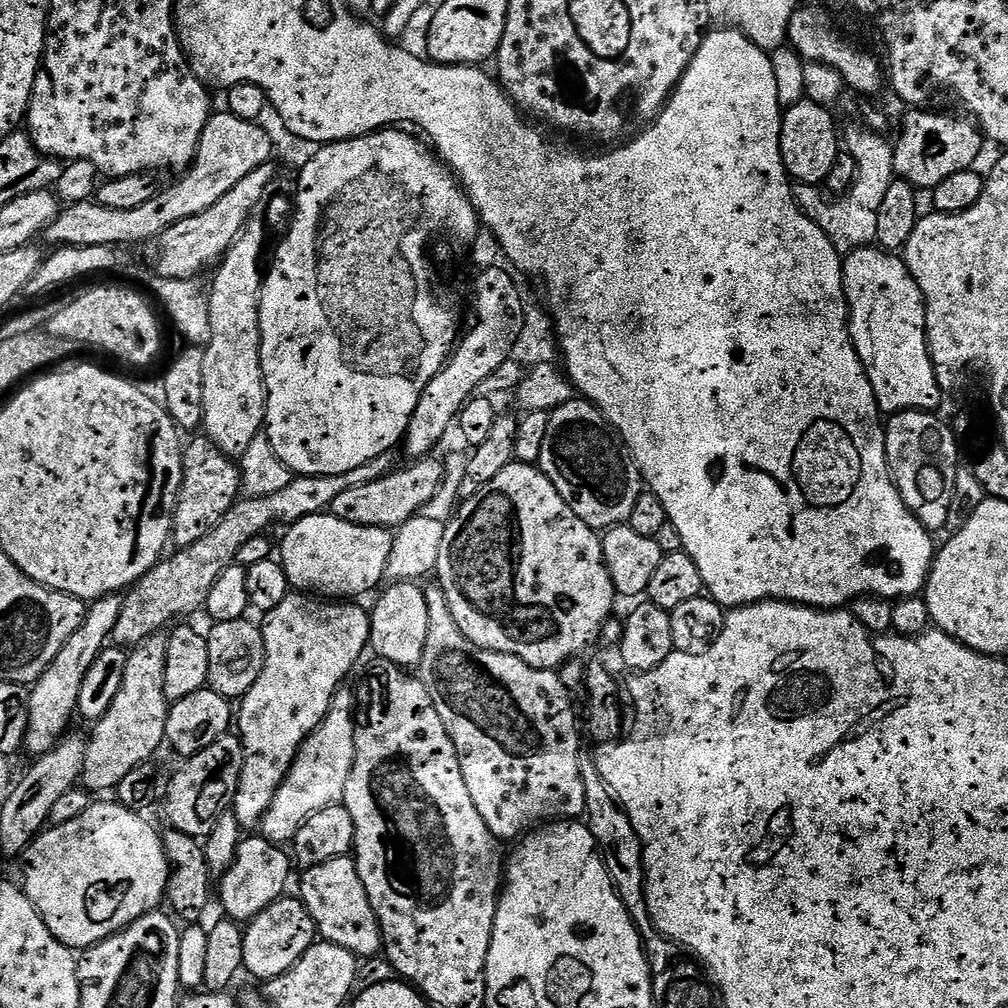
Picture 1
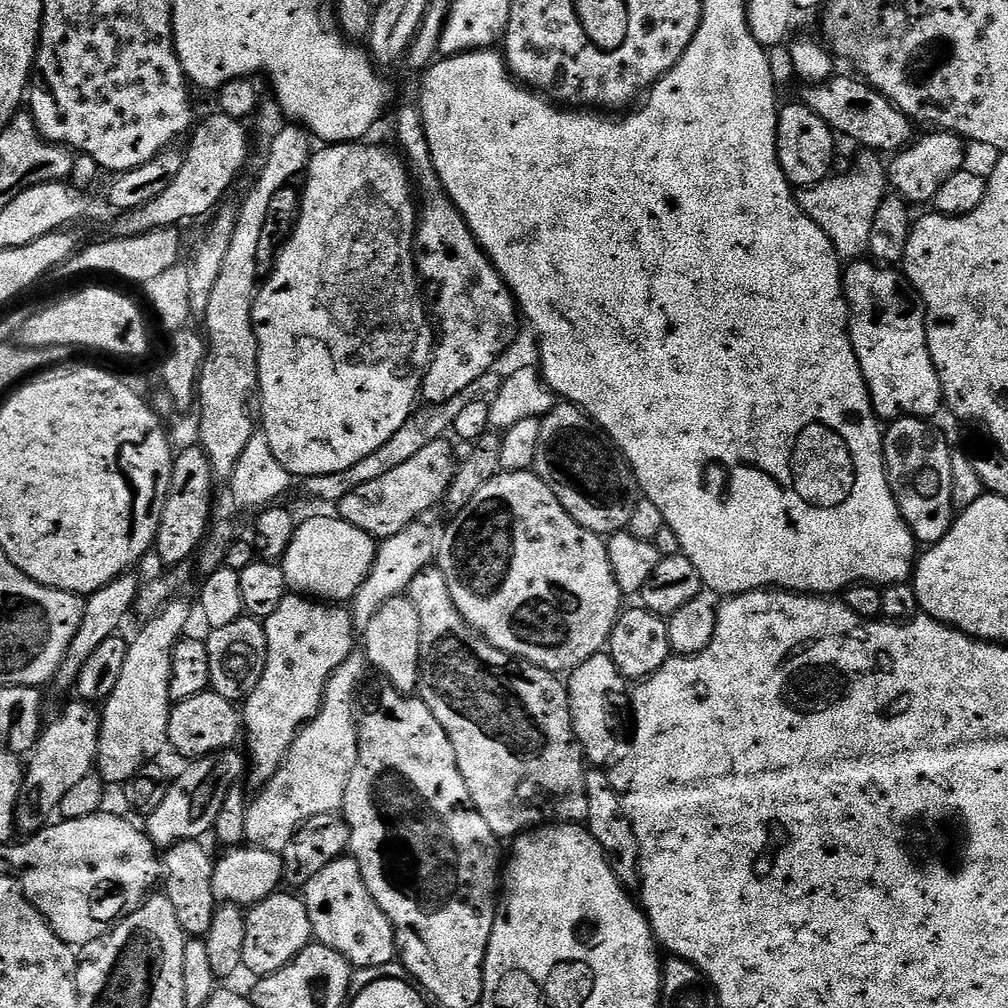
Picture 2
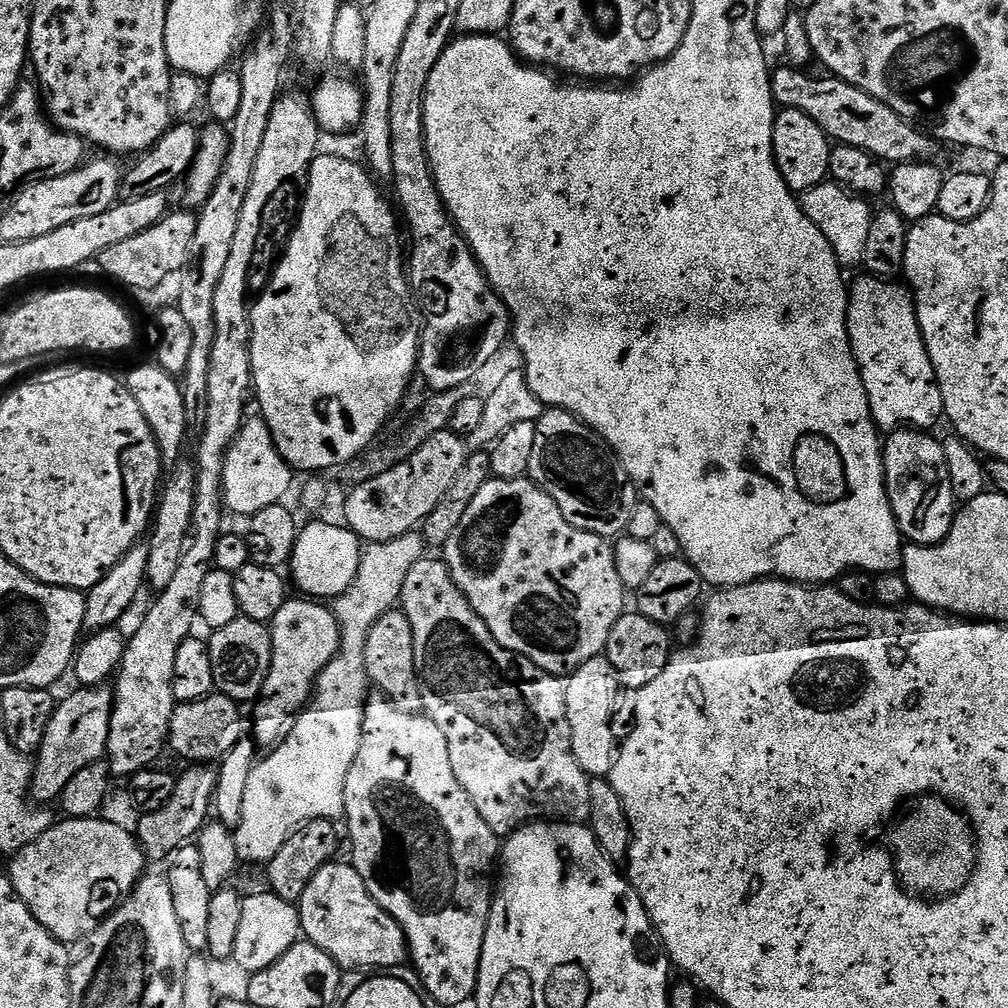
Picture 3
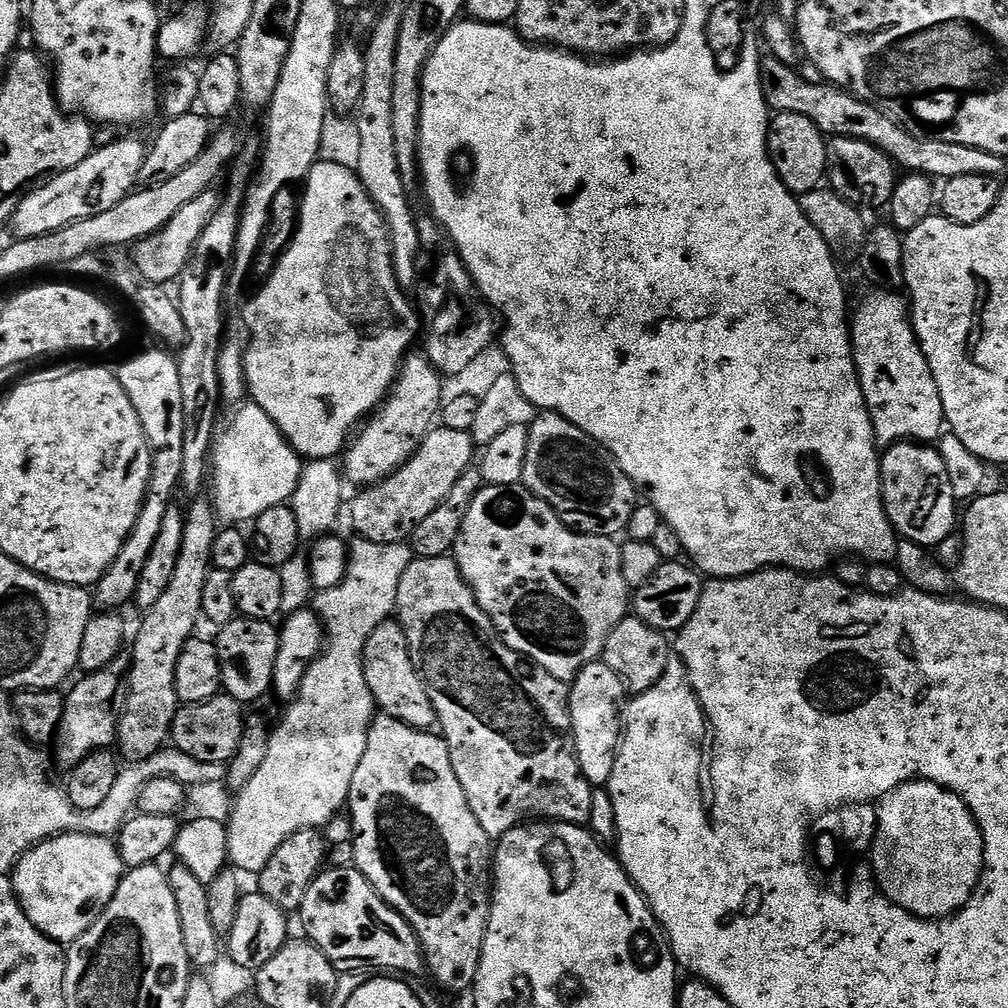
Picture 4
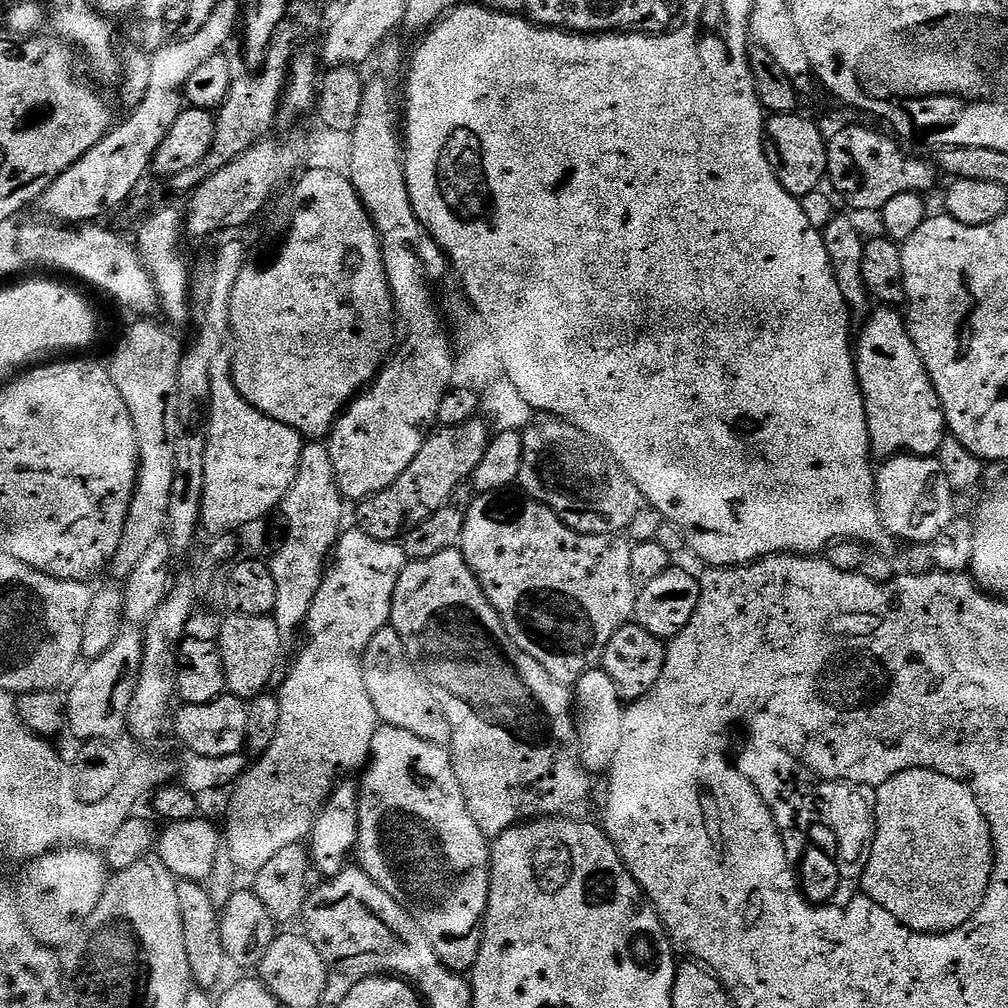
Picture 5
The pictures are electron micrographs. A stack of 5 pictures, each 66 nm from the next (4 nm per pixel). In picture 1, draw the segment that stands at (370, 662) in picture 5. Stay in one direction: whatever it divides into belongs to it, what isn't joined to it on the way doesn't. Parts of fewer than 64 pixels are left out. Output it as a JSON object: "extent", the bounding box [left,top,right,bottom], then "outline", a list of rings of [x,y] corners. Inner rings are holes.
{"extent":[370,582,428,670],"outline":[[[392,582],[389,583],[389,588],[381,594],[376,600],[376,605],[370,608],[370,619],[372,621],[372,634],[370,637],[370,648],[371,651],[376,651],[375,655],[381,660],[389,660],[392,664],[397,664],[398,667],[405,670],[416,670],[419,669],[420,663],[422,662],[422,650],[426,648],[426,630],[428,629],[428,611],[426,610],[426,600],[424,598],[424,591],[417,583],[414,582]]]}

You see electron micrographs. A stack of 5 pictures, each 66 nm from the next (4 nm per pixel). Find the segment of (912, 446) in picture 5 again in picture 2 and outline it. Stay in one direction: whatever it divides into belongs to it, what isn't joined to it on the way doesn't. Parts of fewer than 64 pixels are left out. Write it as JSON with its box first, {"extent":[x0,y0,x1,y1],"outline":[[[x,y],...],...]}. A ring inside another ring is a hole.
{"extent":[842,258,944,422],"outline":[[[861,258],[849,263],[843,269],[842,275],[844,296],[848,300],[848,336],[852,339],[854,354],[866,378],[866,386],[870,390],[870,398],[877,416],[884,422],[901,420],[904,416],[932,418],[944,404],[944,392],[940,389],[940,379],[930,358],[923,311],[918,310],[913,297],[906,291],[901,273],[891,267]]]}

